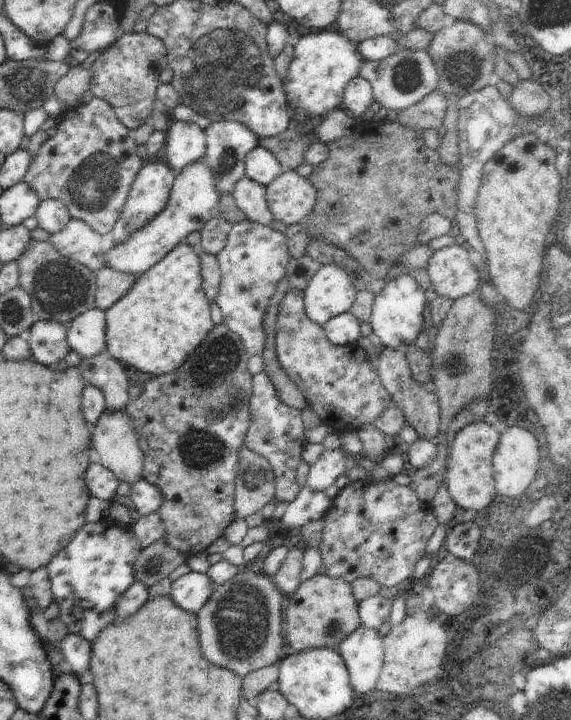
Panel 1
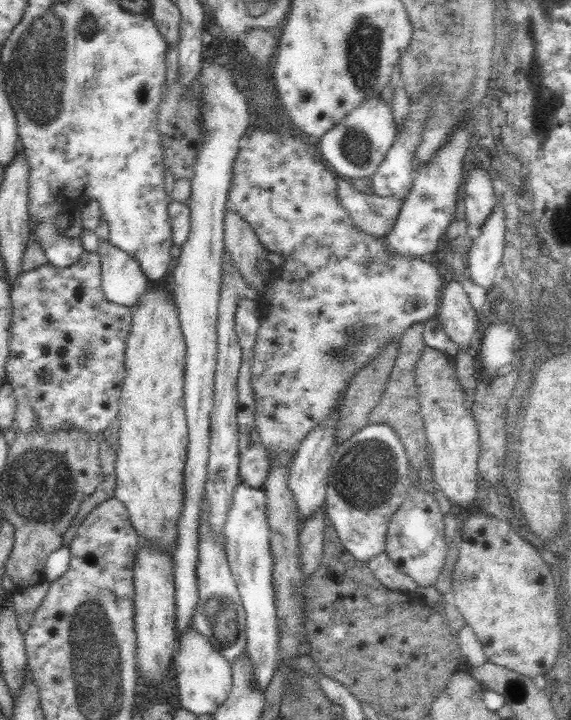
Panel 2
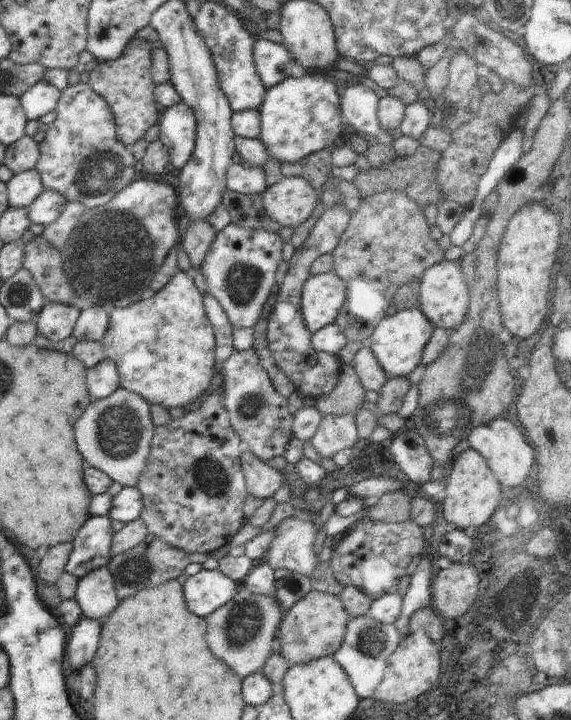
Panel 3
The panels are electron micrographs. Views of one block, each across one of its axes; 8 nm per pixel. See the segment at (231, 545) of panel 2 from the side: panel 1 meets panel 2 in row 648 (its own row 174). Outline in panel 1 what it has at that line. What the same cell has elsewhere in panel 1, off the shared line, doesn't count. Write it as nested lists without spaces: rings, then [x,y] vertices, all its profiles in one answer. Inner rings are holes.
[[[263,146],[253,148],[245,158],[245,175],[264,186],[268,186],[281,174],[281,164]]]

